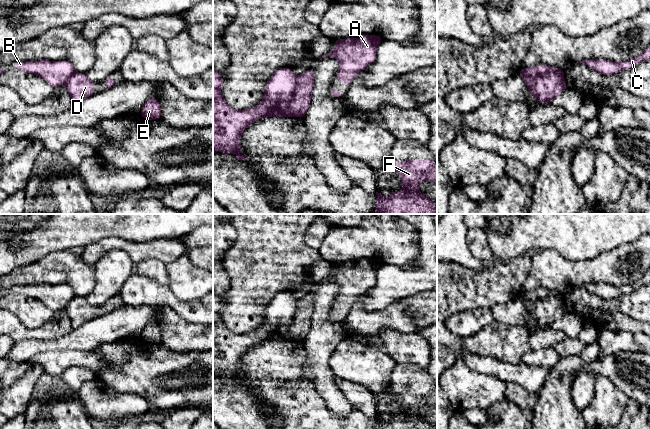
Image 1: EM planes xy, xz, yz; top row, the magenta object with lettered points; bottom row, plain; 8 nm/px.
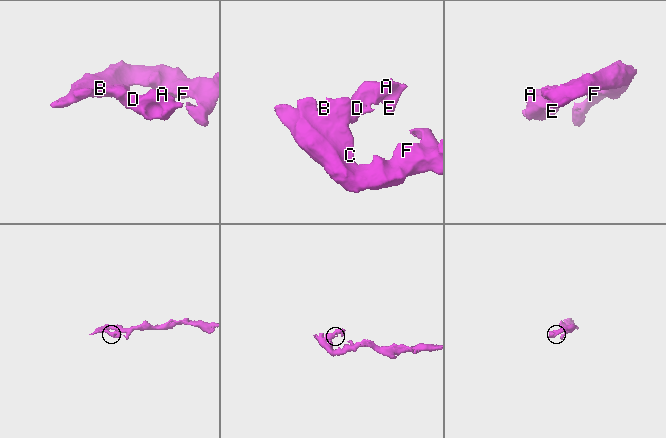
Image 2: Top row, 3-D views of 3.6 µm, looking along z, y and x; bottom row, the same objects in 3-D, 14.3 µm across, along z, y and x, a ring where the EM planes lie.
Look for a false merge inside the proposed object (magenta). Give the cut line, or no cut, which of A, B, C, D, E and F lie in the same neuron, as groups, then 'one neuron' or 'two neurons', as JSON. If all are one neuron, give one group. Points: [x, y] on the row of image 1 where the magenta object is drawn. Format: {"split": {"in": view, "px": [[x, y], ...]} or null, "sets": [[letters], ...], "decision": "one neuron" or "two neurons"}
{"split": {"in": "xz", "px": [[297, 76], [295, 90], [290, 102], [292, 116]]}, "sets": [["A", "D", "E"], ["B", "C", "F"]], "decision": "two neurons"}

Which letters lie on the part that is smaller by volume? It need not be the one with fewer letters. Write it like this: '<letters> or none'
A, D, E

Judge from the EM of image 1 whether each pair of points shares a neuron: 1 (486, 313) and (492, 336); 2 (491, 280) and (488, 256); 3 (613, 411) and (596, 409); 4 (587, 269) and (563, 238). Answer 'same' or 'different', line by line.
1: different
2: different
3: same
4: different

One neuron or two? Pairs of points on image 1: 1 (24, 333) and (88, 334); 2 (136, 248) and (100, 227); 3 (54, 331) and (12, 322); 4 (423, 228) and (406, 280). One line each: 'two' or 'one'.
1: two
2: two
3: one
4: one

